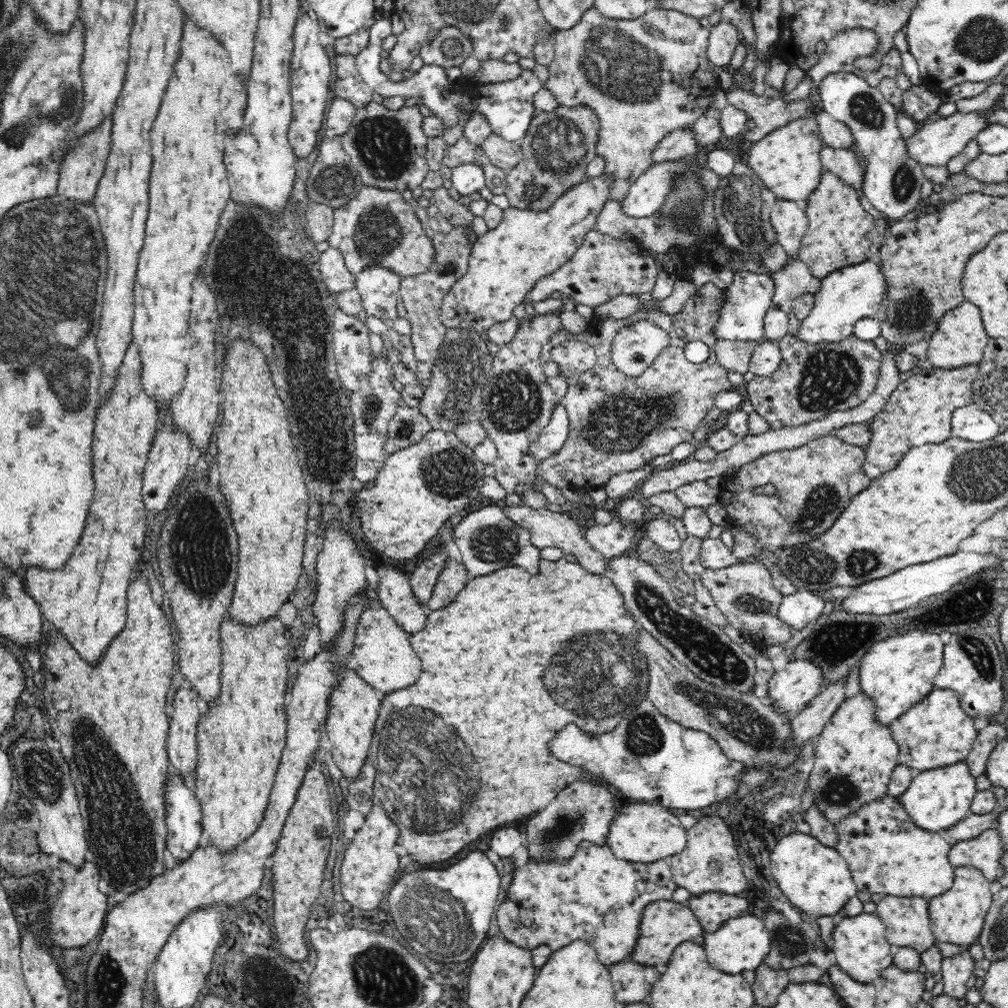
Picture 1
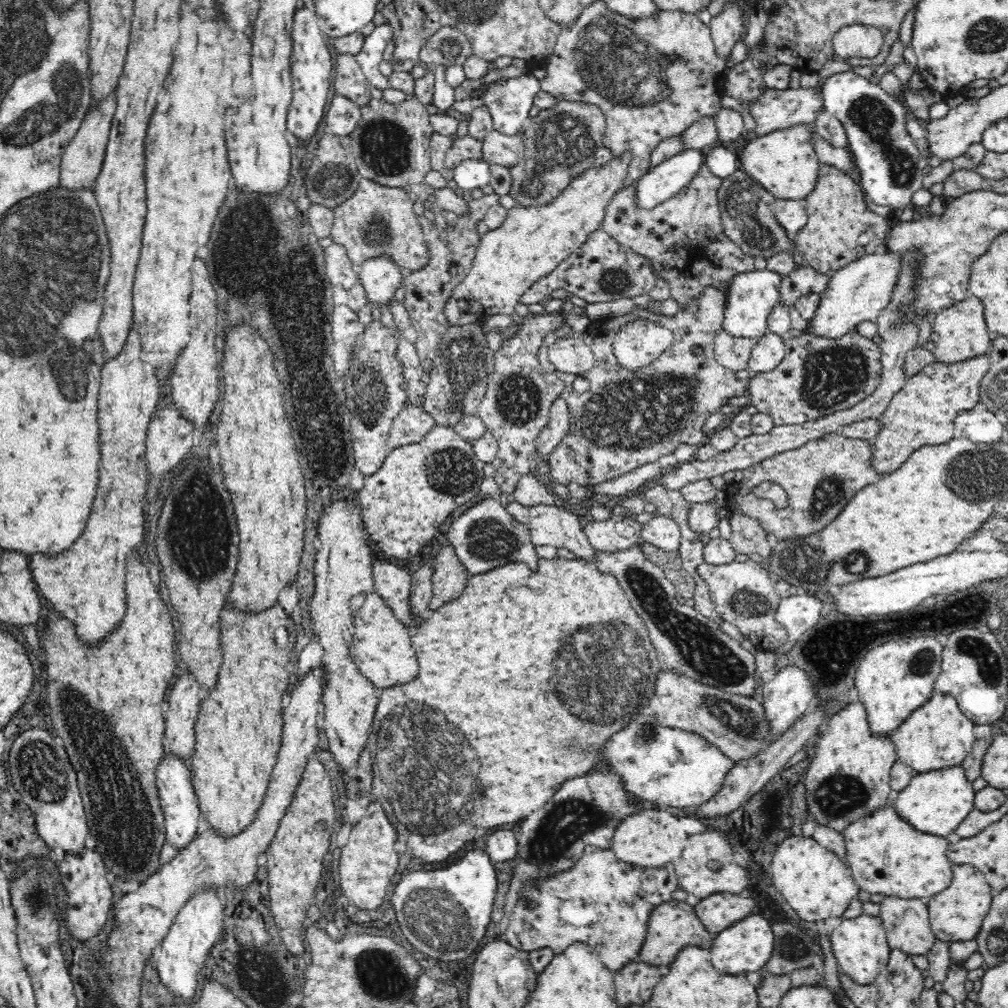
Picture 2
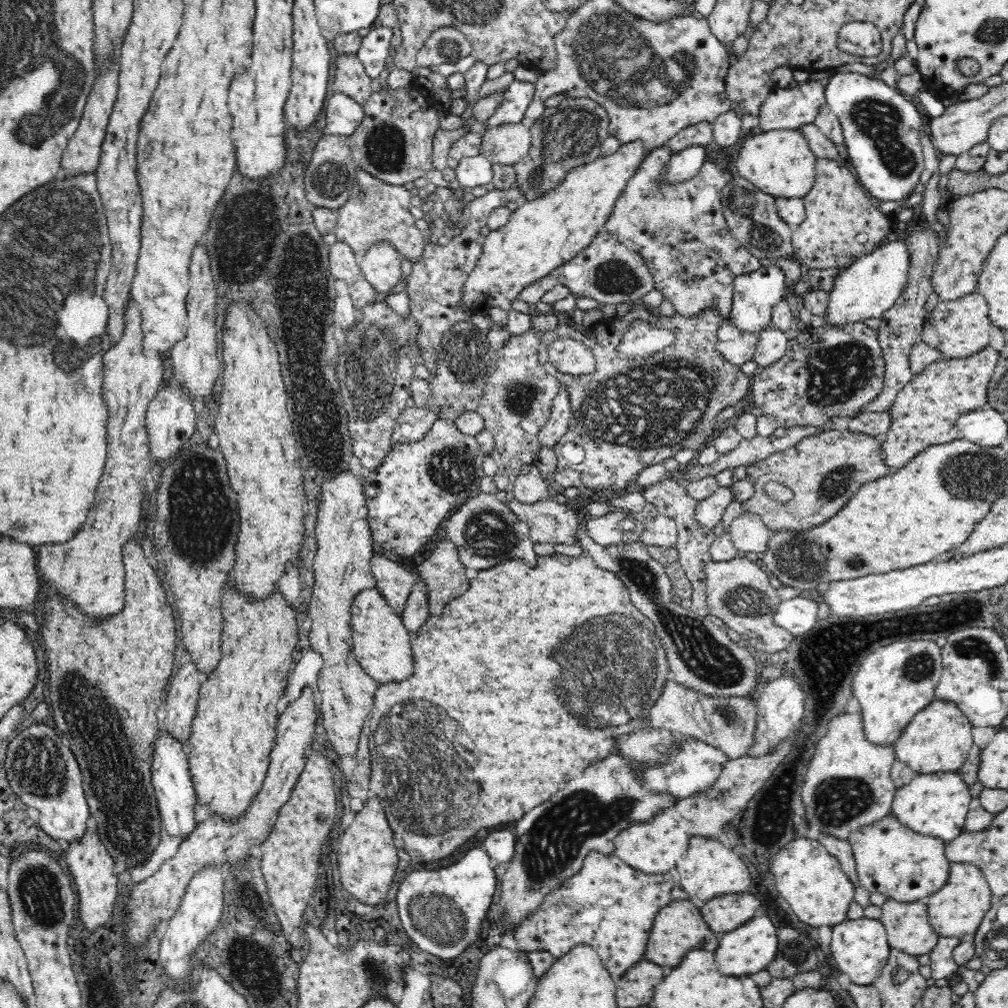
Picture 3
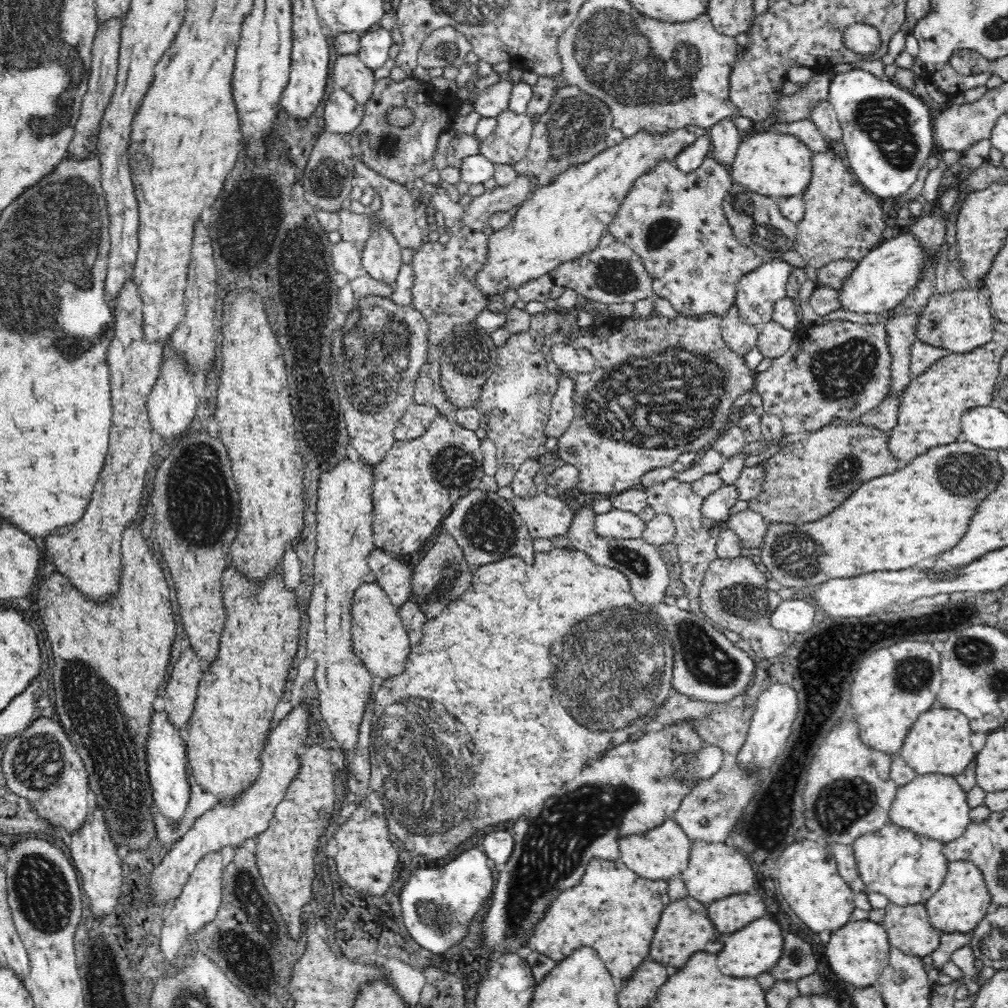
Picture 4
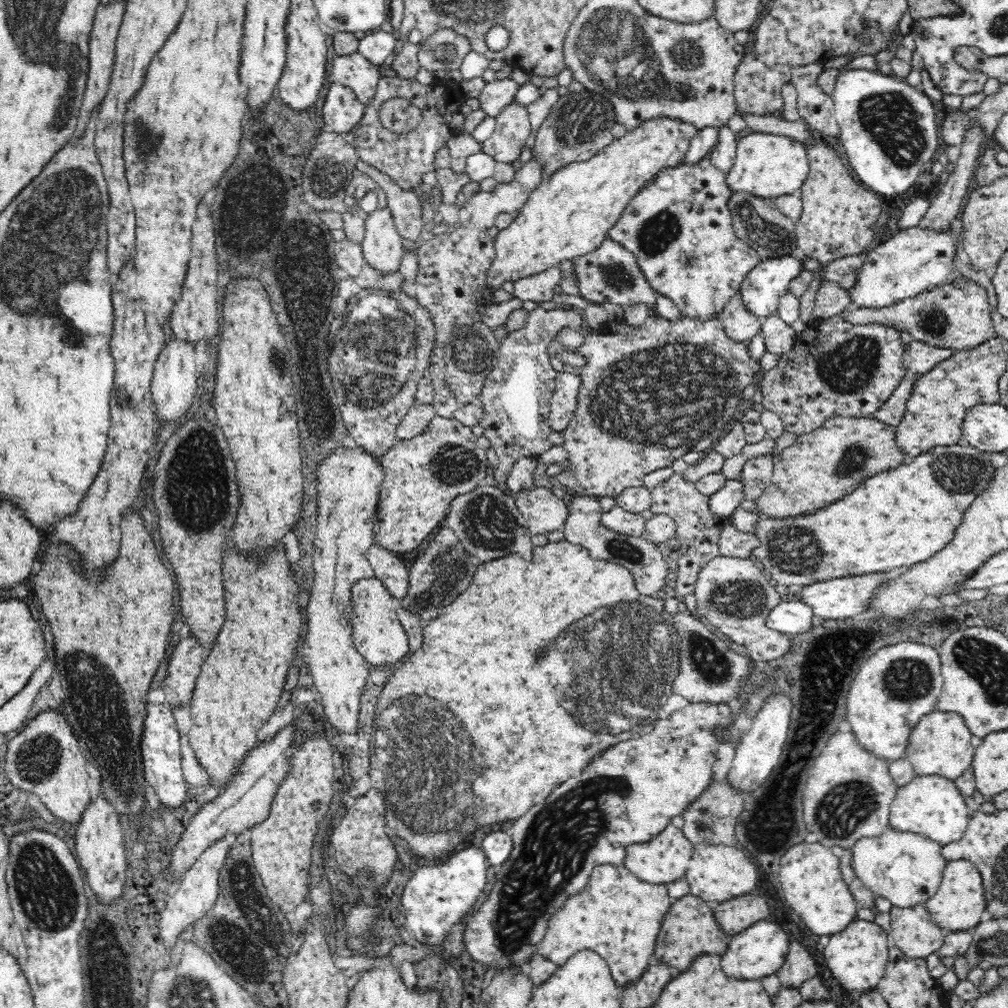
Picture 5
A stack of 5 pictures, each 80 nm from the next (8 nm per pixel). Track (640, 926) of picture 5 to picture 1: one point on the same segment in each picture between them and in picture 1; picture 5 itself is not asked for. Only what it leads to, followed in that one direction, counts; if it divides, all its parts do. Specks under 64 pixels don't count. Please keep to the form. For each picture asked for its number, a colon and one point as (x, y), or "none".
1: (598, 898)
2: (605, 902)
3: (609, 905)
4: (615, 912)

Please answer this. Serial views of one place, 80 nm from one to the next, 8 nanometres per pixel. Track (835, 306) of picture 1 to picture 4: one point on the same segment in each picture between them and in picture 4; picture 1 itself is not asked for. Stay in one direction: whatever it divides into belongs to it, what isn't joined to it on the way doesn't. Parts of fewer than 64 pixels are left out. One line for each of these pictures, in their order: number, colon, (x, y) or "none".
2: (859, 292)
3: (872, 284)
4: (889, 273)

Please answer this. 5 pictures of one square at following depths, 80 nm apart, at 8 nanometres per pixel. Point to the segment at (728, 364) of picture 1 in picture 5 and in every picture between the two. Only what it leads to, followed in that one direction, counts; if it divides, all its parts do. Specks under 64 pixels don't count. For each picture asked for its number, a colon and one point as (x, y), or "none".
2: (732, 351)
3: (737, 345)
4: (740, 336)
5: (741, 325)

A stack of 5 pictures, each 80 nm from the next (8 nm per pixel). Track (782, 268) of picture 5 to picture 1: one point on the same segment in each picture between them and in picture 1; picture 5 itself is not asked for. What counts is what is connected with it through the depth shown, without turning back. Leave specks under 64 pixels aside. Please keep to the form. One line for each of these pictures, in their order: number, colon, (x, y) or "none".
1: (747, 300)
2: (753, 295)
3: (756, 294)
4: (757, 292)

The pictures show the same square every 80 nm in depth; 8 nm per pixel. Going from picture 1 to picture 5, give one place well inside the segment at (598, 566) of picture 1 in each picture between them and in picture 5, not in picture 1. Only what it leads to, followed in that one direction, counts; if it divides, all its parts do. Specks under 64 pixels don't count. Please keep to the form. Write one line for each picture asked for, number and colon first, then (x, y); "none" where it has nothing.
2: (549, 524)
3: (549, 521)
4: (546, 516)
5: (544, 512)

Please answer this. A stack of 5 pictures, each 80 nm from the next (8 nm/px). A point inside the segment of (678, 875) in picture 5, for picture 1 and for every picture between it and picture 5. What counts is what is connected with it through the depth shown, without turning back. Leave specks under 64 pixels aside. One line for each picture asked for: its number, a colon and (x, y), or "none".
1: (645, 832)
2: (653, 839)
3: (656, 848)
4: (662, 853)

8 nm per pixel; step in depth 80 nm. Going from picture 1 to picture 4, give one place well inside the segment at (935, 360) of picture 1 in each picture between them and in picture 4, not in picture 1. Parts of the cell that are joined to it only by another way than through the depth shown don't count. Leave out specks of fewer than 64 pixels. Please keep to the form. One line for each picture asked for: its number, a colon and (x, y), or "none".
2: (960, 332)
3: (959, 327)
4: (959, 321)

